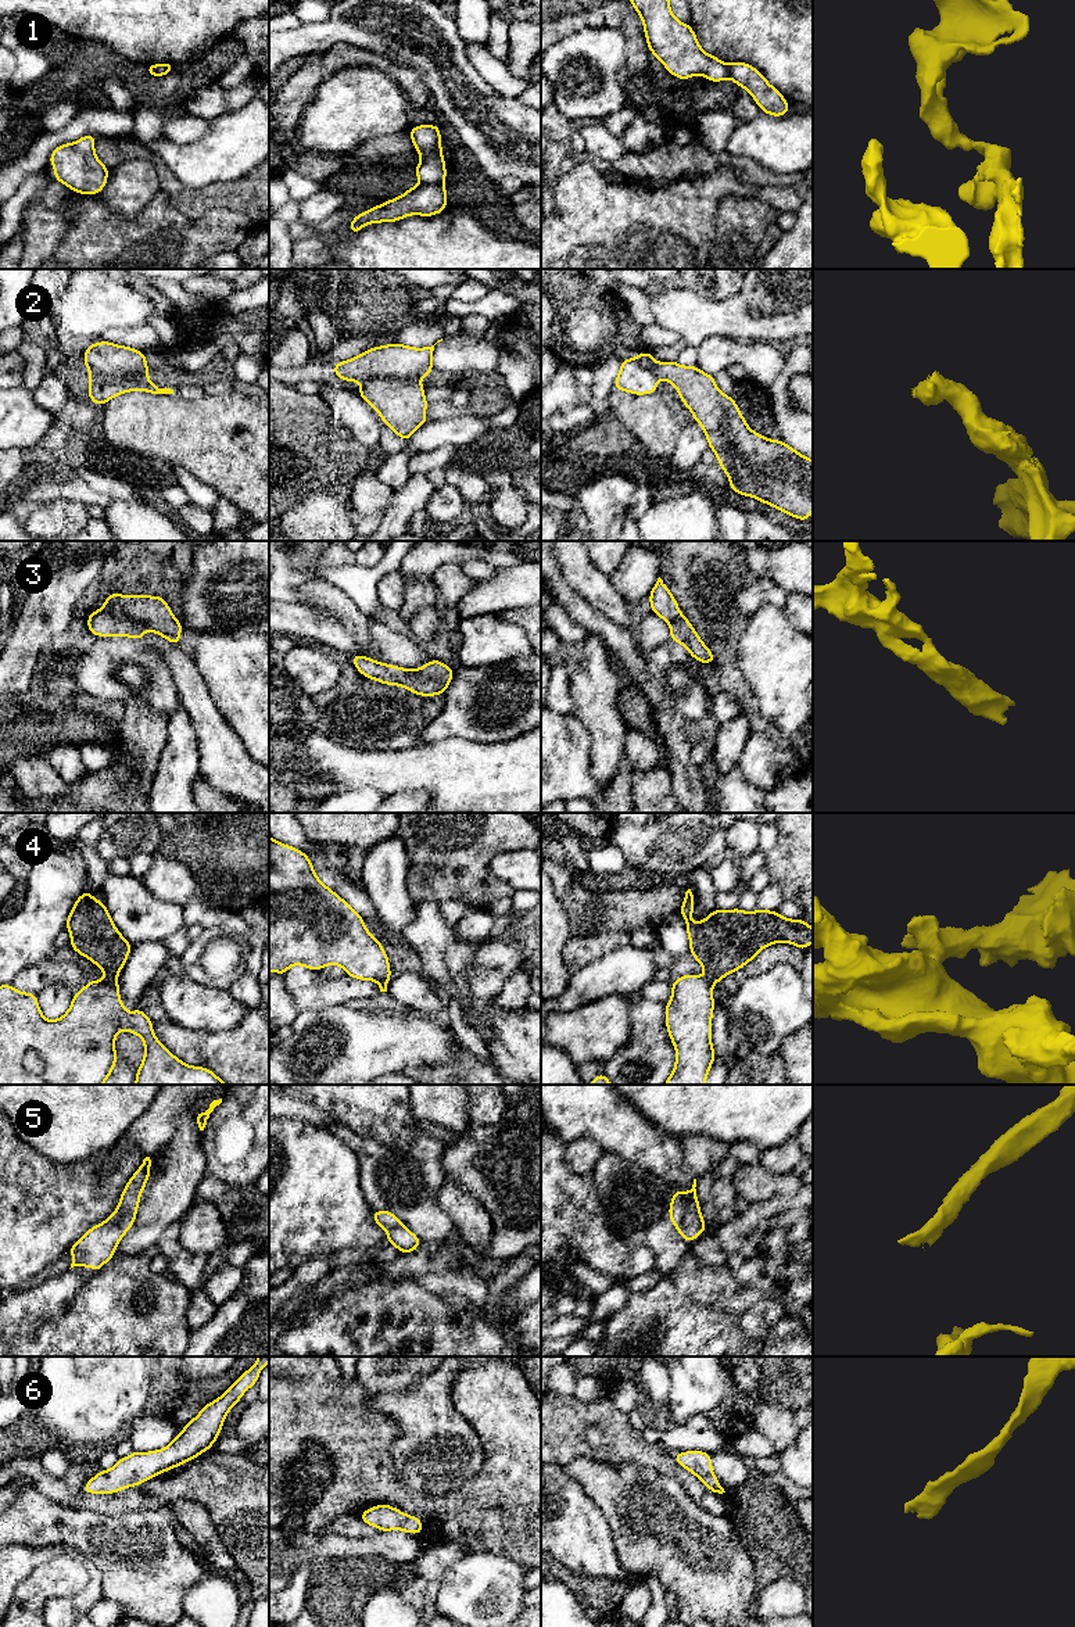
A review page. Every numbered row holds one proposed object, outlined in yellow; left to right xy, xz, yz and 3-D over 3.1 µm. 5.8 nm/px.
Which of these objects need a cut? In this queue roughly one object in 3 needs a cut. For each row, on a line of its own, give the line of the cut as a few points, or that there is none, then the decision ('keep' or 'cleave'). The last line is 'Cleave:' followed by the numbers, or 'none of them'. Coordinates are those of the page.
1: cut in xz along (420, 182), (441, 183); cleave
2: no cut; keep
3: no cut; keep
4: cut in xy along (107, 978), (115, 979); cleave
5: no cut; keep
6: no cut; keep
Cleave: 1, 4

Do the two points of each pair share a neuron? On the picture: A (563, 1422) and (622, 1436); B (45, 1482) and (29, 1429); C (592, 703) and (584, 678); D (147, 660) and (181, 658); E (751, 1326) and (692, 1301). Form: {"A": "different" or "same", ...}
{"A": "same", "B": "different", "C": "same", "D": "different", "E": "same"}

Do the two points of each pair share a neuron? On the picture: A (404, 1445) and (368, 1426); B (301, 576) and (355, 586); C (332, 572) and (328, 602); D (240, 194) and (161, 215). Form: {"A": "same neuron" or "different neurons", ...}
{"A": "different neurons", "B": "same neuron", "C": "different neurons", "D": "different neurons"}

